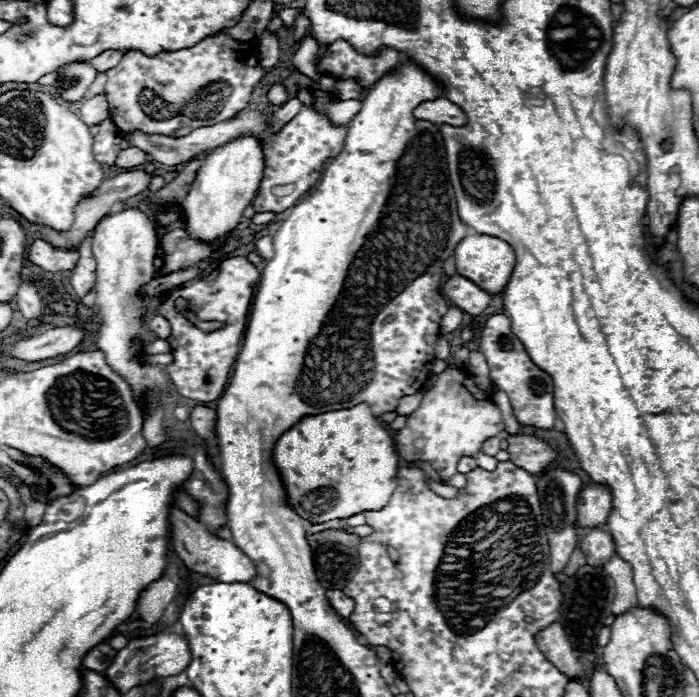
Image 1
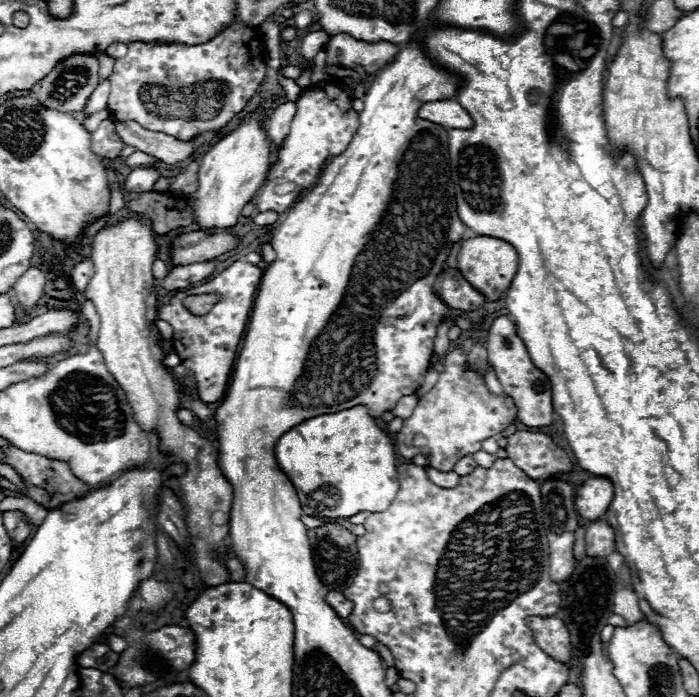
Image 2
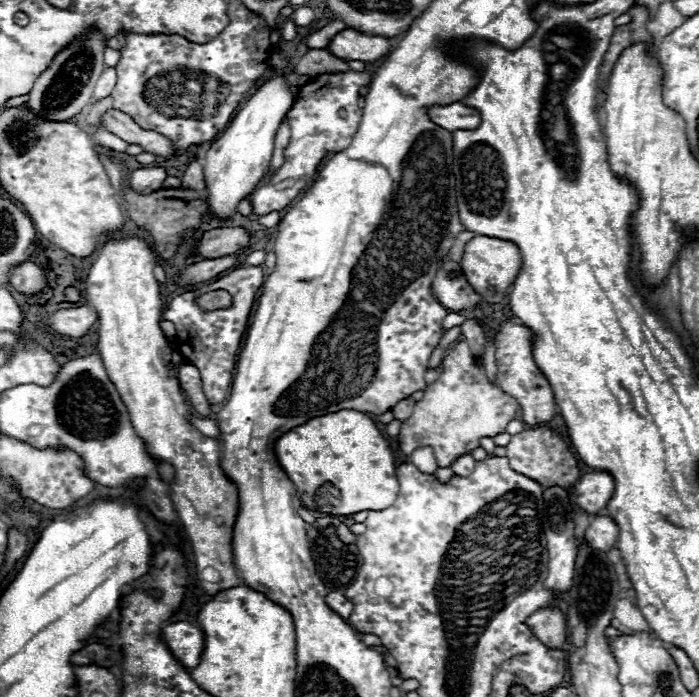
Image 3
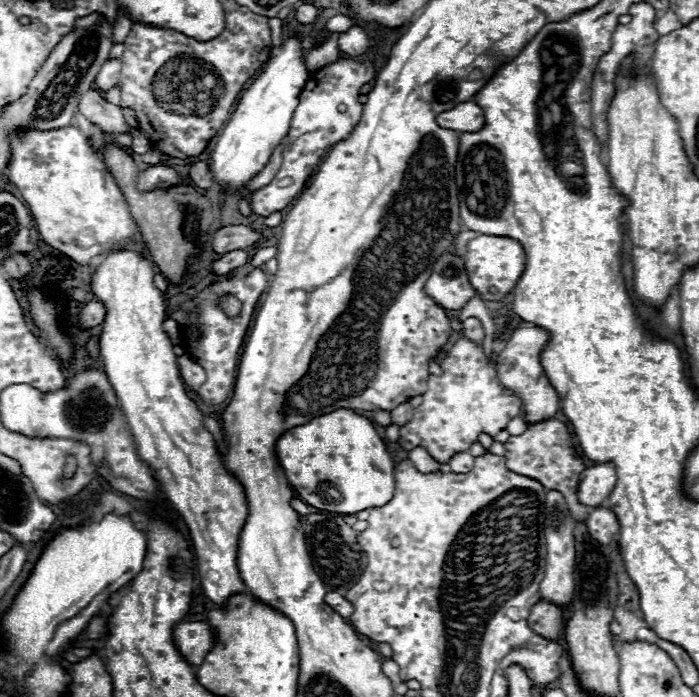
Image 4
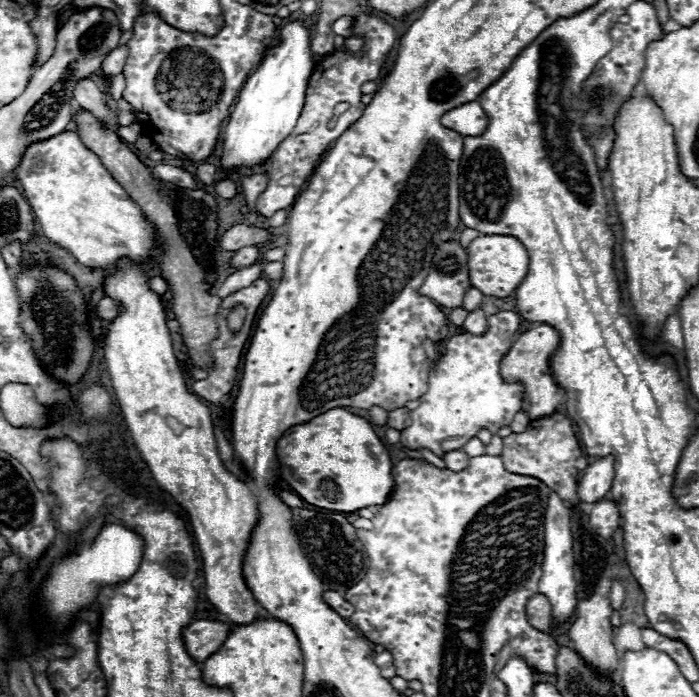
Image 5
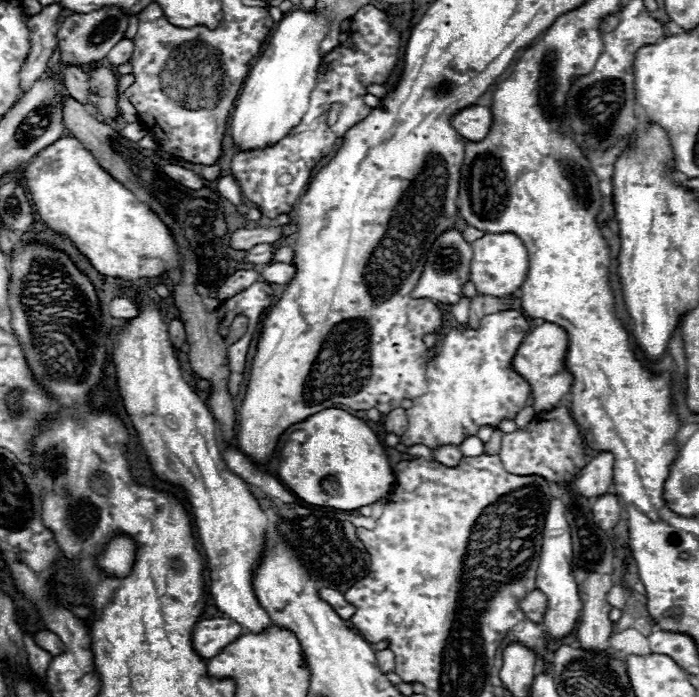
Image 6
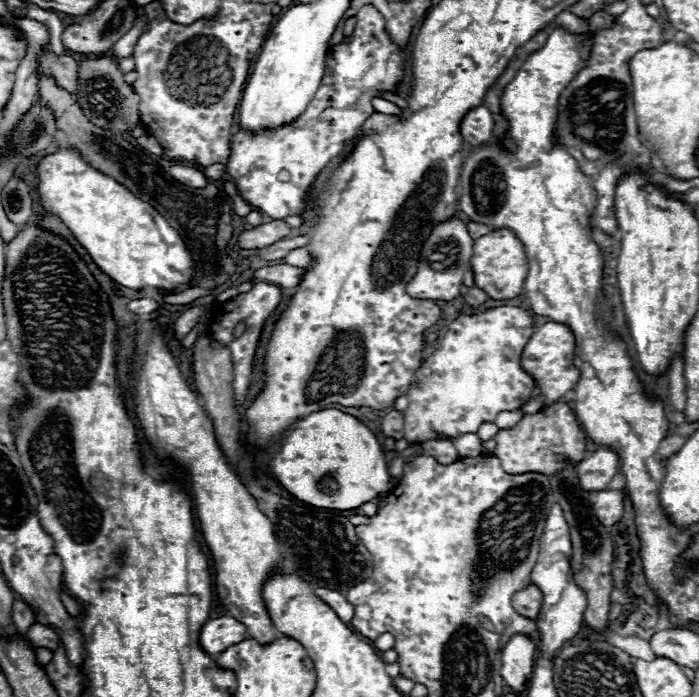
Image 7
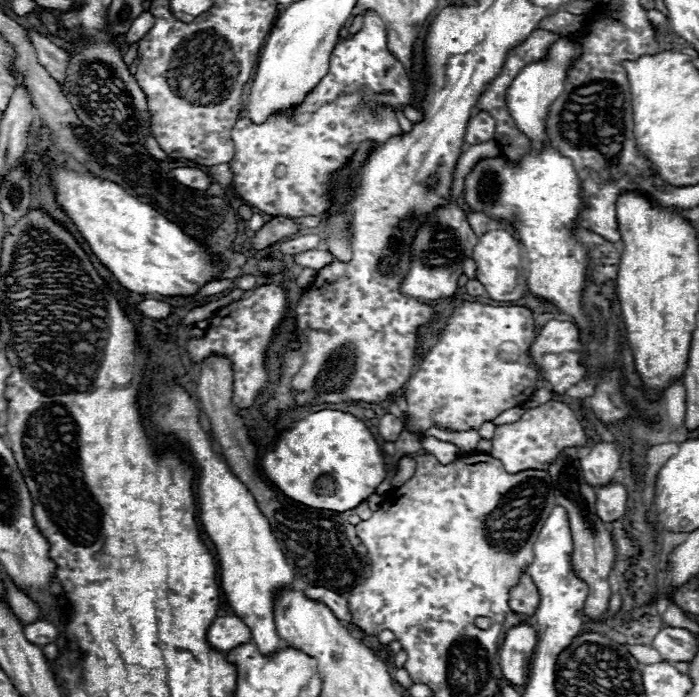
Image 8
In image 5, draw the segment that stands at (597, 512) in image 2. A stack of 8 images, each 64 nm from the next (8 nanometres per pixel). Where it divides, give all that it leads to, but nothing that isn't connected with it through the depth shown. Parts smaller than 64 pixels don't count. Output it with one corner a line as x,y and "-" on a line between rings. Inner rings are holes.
604,456
592,462
586,470
582,470
578,478
578,498
582,502
598,502
602,500
614,482
614,458

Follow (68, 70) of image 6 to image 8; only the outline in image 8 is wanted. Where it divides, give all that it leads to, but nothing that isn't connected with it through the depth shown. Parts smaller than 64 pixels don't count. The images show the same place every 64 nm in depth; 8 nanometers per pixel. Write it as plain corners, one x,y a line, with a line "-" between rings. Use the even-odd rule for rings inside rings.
28,28
28,38
36,50
38,62
48,70
48,74
52,78
56,78
62,84
64,76
66,76
64,72
68,68
68,54
62,48
58,48
56,44
52,44
50,38
36,28

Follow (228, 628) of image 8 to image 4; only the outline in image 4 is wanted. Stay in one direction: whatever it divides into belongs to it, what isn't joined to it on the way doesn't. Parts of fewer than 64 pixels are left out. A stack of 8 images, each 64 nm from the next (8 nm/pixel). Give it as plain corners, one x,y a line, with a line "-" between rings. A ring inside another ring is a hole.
182,622
174,628
174,642
192,666
200,666
206,654
214,648
216,636
214,628
206,622

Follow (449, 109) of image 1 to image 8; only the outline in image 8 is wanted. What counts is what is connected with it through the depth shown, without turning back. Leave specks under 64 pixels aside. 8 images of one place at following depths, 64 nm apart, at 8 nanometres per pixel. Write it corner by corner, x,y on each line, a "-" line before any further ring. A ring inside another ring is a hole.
478,112
470,118
464,140
468,144
486,142
486,138
494,138
494,130
496,130
496,120
486,112

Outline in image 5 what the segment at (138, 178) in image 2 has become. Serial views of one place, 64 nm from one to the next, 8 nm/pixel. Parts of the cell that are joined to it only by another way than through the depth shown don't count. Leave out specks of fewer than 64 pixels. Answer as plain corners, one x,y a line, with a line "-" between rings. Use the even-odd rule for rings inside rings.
160,164
152,170
152,174
154,174
154,178
160,178
162,182
172,182
172,184
178,184
178,186
186,186
190,190
198,188
198,180
194,178
194,174
178,168
178,166

